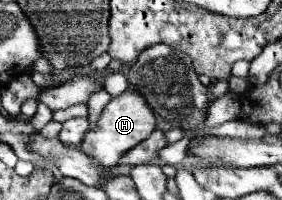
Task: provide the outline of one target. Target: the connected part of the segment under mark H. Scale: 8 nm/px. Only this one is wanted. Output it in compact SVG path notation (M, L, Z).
M127 89L123 91L121 95L113 97L103 113L99 115L99 121L97 121L97 127L87 131L83 143L81 143L81 149L83 153L91 155L93 163L103 171L103 173L109 173L113 167L119 165L119 157L135 147L137 143L141 143L143 139L147 139L151 133L155 131L155 115L151 111L151 107L147 105L147 101L143 99L143 95L137 91L137 89Z

